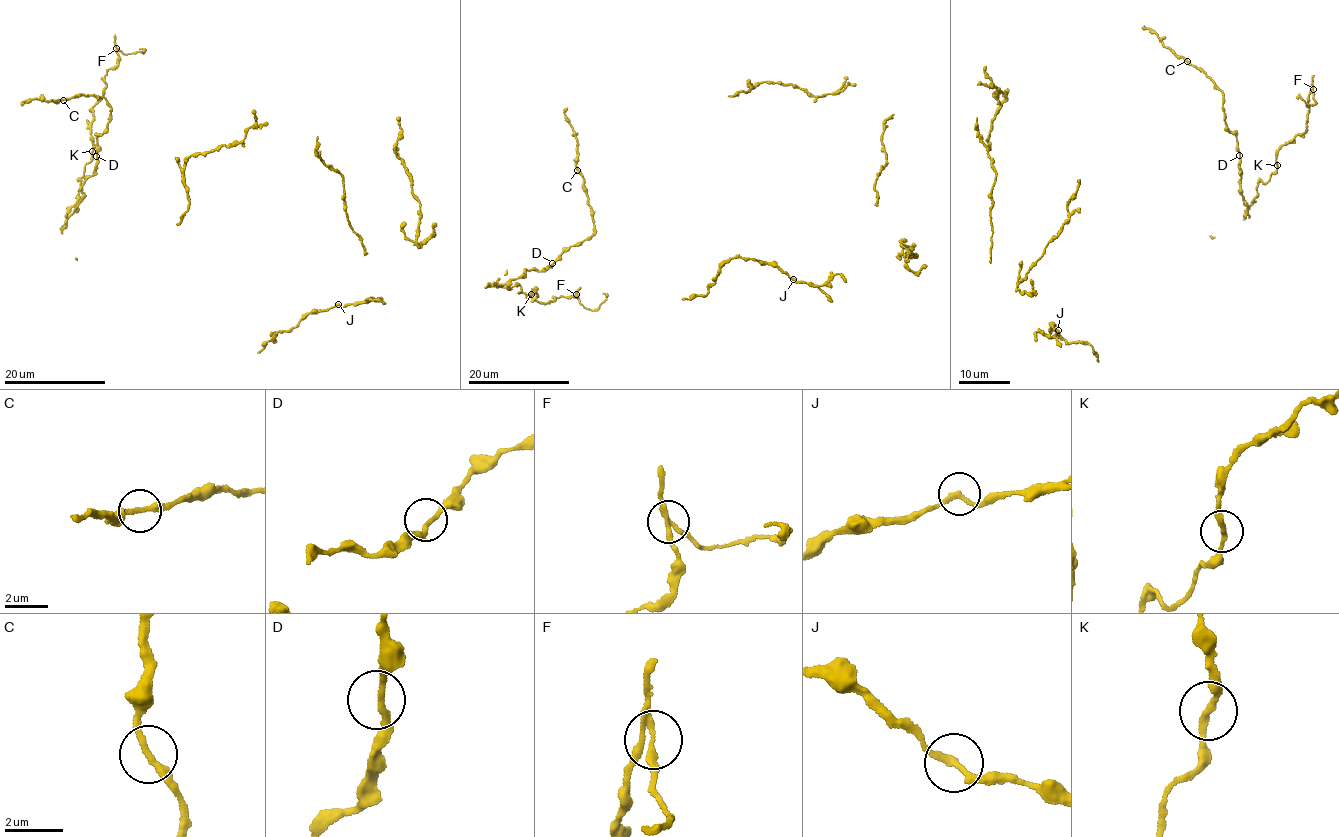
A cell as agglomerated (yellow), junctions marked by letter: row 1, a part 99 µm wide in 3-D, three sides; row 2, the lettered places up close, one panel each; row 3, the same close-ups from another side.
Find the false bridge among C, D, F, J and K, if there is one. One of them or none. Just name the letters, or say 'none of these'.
F

